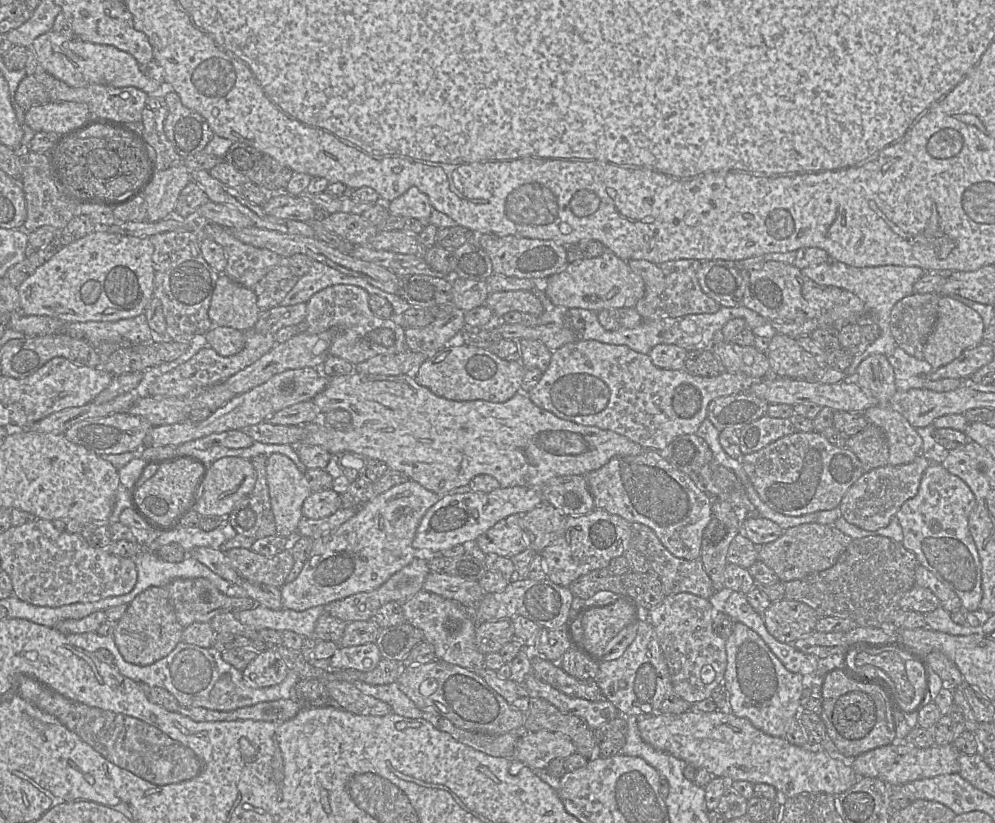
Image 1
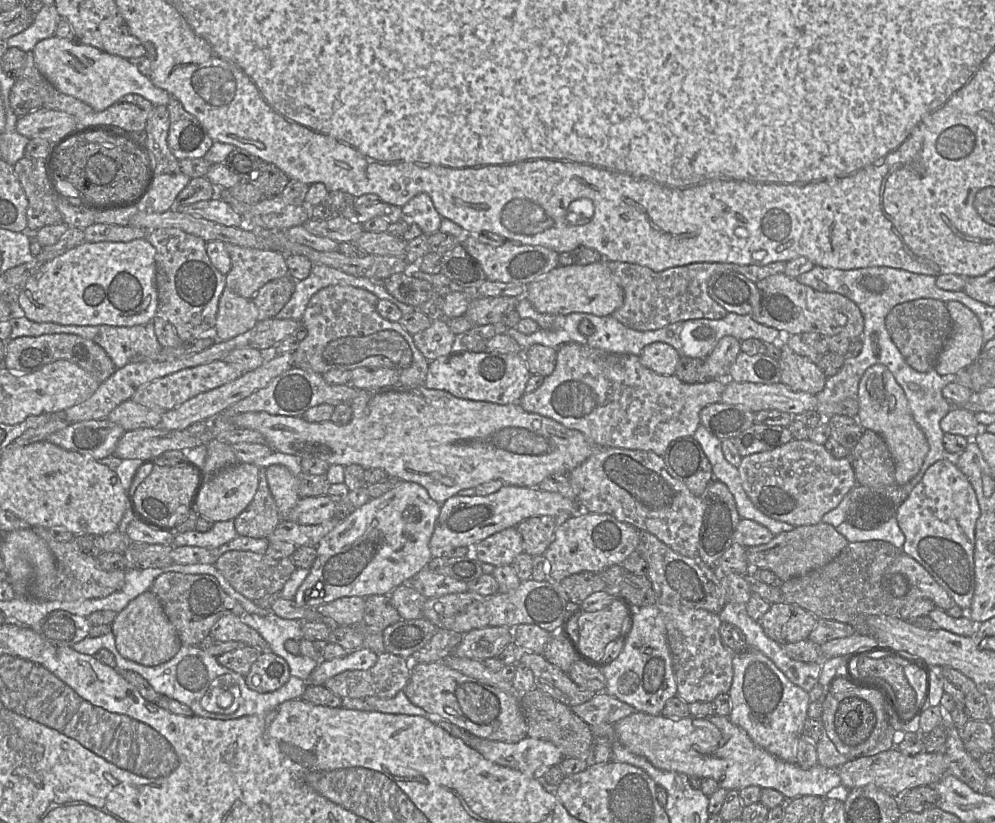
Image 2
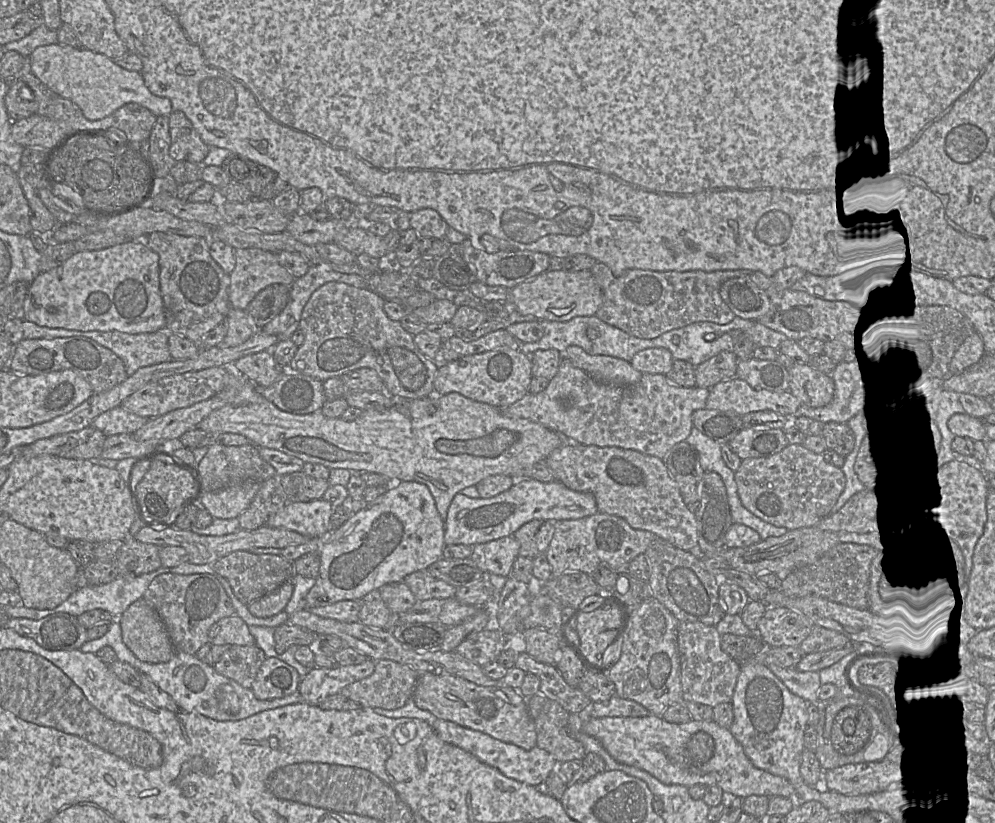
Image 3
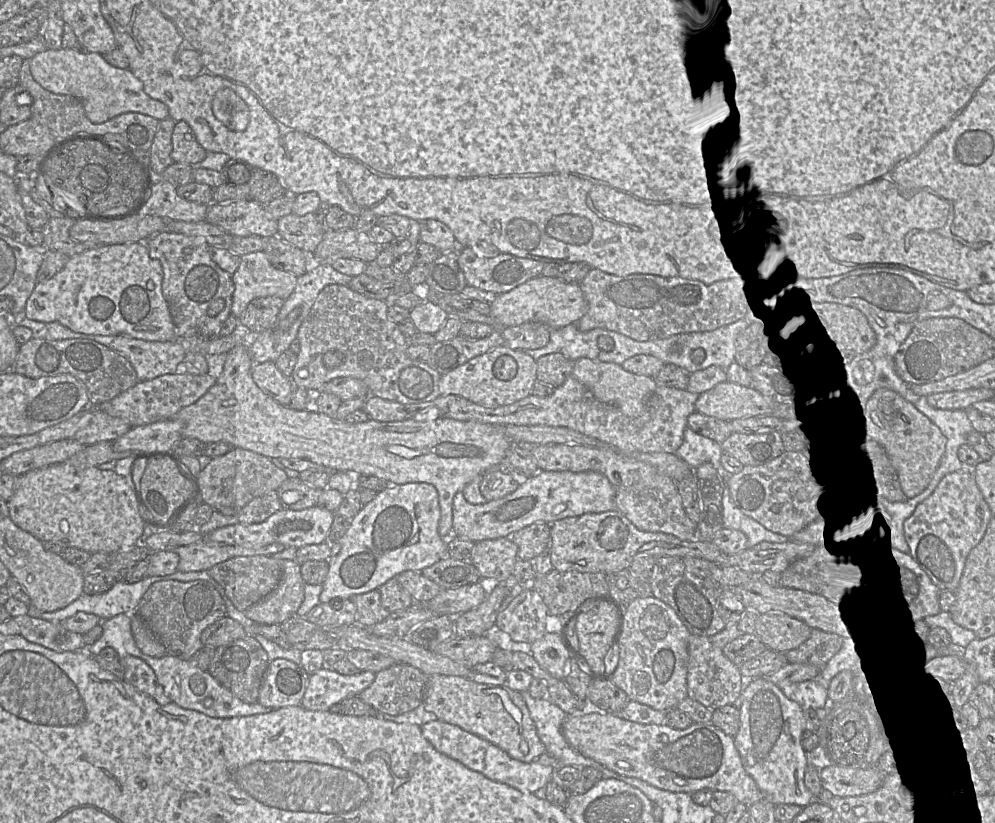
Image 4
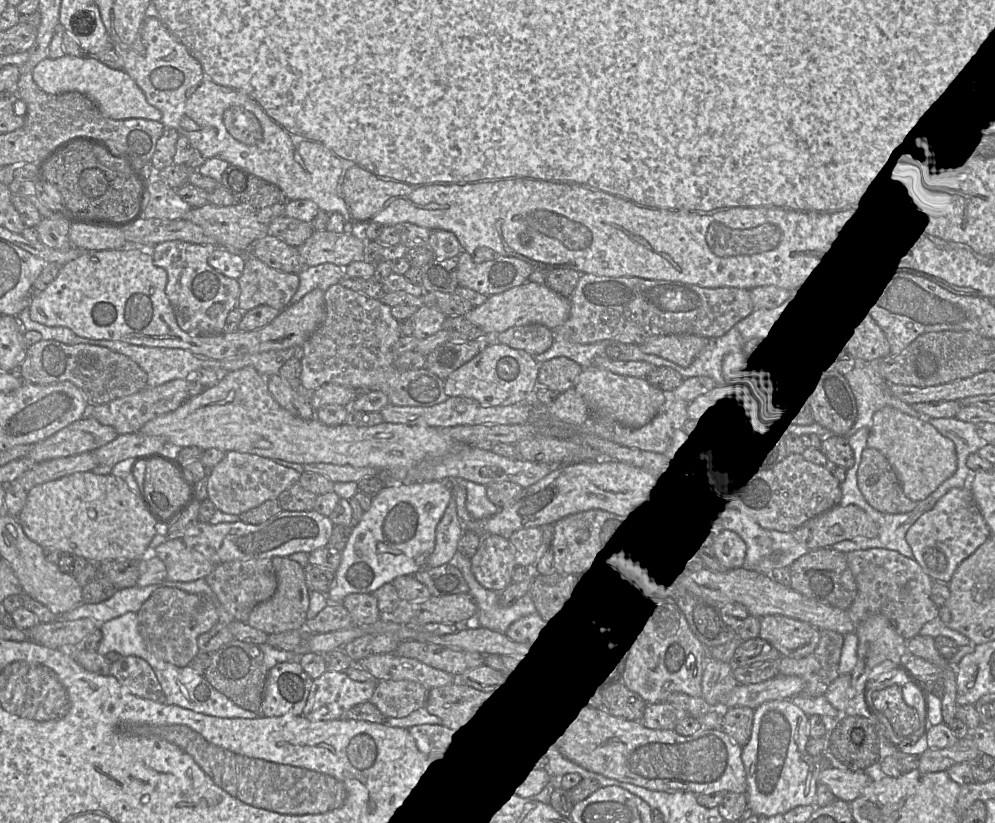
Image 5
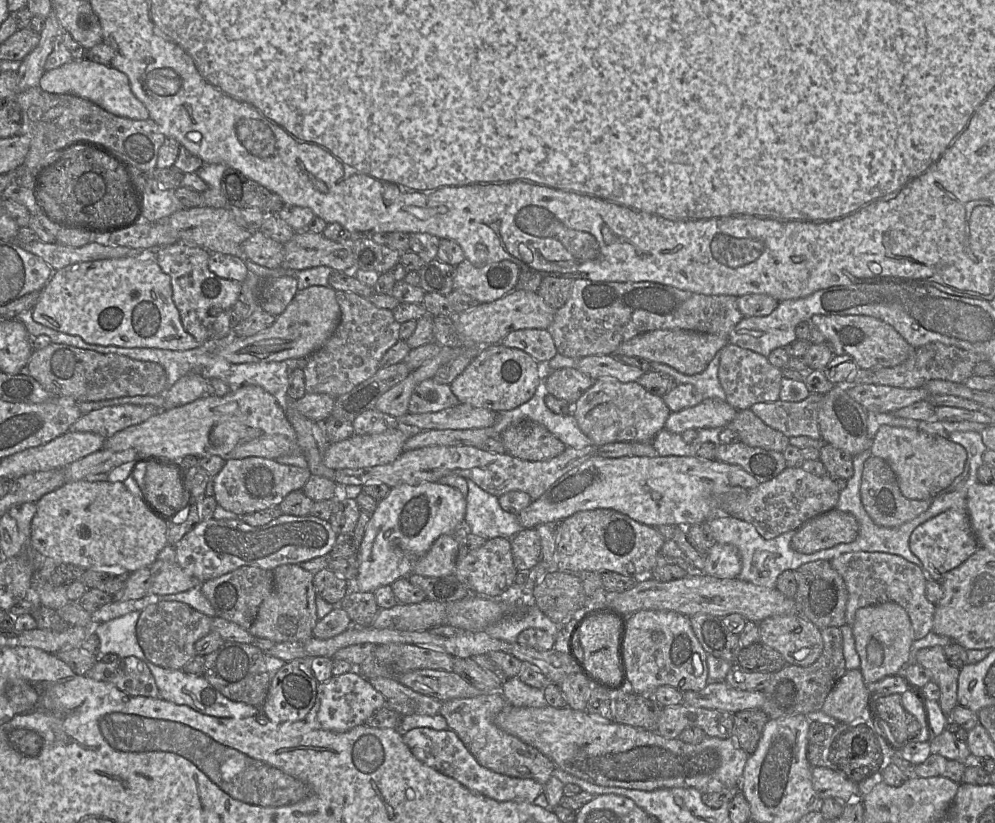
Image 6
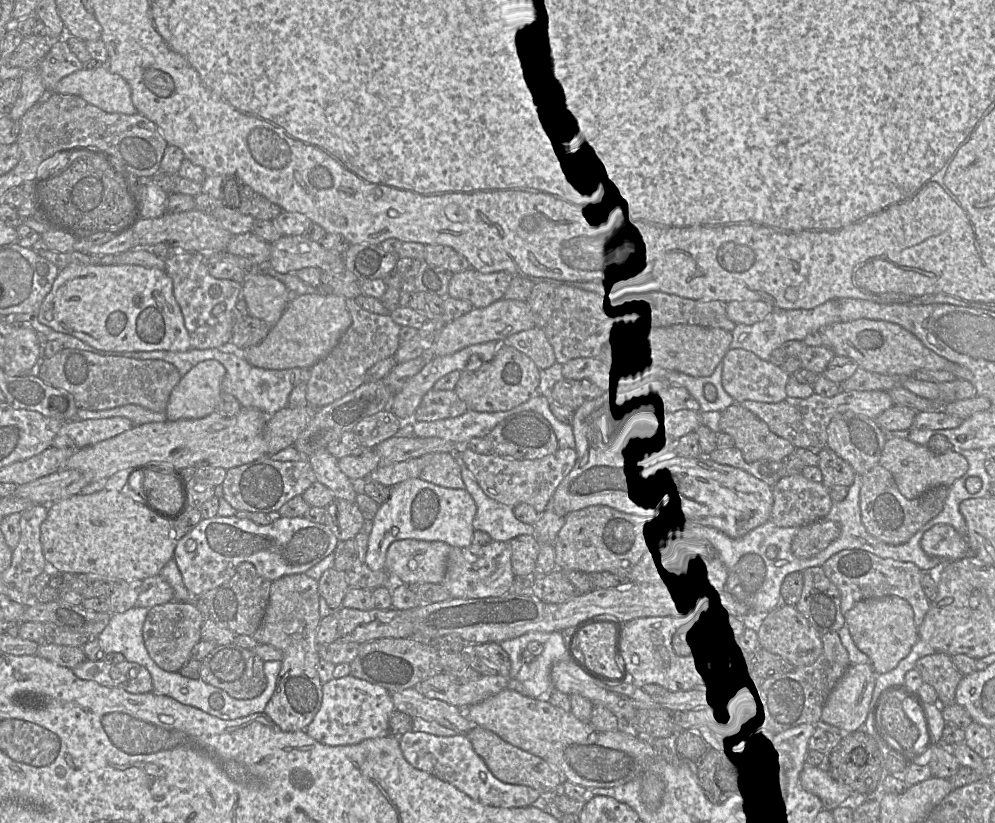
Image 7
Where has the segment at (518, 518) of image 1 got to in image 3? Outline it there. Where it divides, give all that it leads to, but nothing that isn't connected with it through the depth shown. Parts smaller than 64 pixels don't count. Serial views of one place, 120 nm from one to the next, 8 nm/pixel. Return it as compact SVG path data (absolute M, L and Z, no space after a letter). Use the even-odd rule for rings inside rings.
M506 536L474 545L470 558L484 573L509 577L519 556L519 546L514 536Z

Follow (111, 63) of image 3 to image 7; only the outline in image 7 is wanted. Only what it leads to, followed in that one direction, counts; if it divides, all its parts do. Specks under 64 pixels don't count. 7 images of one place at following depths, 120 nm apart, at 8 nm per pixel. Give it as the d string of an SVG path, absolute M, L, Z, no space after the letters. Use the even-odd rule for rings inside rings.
M106 65L92 69L84 67L61 79L54 92L48 93L79 96L107 113L139 114L132 102L127 81L111 72Z

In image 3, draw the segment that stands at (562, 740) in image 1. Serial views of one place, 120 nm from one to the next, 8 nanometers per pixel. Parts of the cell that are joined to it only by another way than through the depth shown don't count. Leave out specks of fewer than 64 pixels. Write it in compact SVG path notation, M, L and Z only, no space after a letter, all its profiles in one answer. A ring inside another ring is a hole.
M436 719L432 727L443 741L471 753L481 762L498 769L505 776L528 785L536 786L544 782L549 773L555 770L559 764L553 755L538 746L525 750L514 744L495 739L480 731L440 719Z

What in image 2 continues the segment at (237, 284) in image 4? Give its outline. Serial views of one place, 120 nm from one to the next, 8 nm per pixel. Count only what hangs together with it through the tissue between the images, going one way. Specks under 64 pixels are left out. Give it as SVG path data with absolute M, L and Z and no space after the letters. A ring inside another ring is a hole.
M225 243L231 269L225 275L226 287L247 299L267 282L288 275L286 255L280 251L263 250Z

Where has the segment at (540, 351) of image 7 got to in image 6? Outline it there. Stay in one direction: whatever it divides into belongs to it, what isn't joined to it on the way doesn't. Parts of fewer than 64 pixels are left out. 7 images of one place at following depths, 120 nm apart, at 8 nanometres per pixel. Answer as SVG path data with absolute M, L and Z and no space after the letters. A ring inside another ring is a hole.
M548 329L515 330L506 335L500 343L507 347L523 350L538 363L547 362L558 353Z

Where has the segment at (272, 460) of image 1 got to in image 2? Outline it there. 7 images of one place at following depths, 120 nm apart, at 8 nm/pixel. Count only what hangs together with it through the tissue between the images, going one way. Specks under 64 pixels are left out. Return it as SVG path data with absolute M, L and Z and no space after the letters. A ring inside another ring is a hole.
M280 464L267 467L266 477L281 520L283 520L288 517L289 512L300 500L297 478L287 467Z

